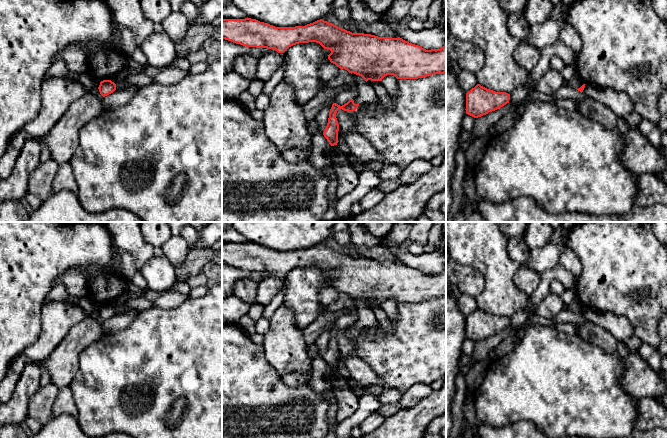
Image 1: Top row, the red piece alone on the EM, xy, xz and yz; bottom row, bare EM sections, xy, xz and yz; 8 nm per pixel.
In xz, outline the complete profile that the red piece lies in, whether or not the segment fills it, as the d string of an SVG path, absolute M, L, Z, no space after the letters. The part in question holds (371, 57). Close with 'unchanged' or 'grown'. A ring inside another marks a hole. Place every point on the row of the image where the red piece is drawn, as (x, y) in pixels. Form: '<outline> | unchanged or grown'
M248 17L222 19L222 39L246 47L275 49L278 53L284 53L289 47L299 43L316 42L331 51L328 55L331 63L351 74L361 76L366 82L382 81L387 75L393 75L397 79L418 79L446 73L446 45L440 49L426 50L400 37L352 33L323 19L295 27L275 27Z | unchanged

